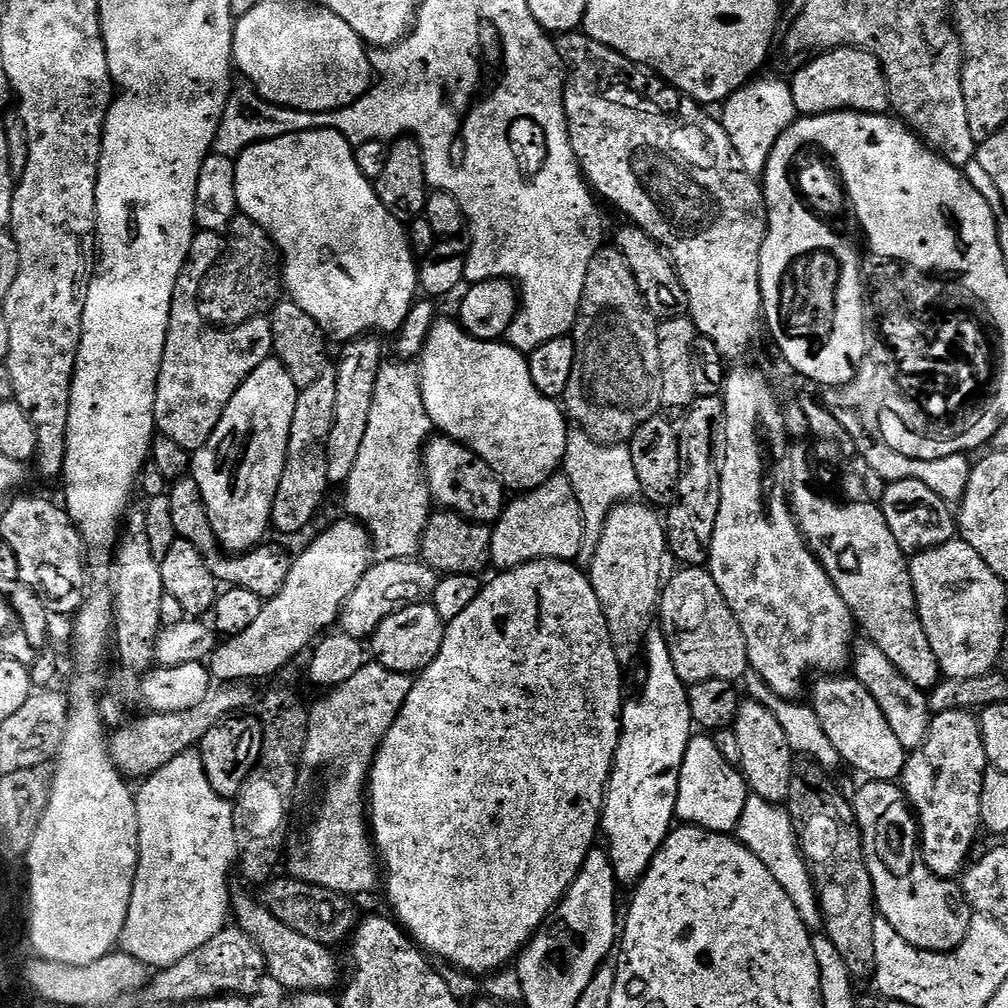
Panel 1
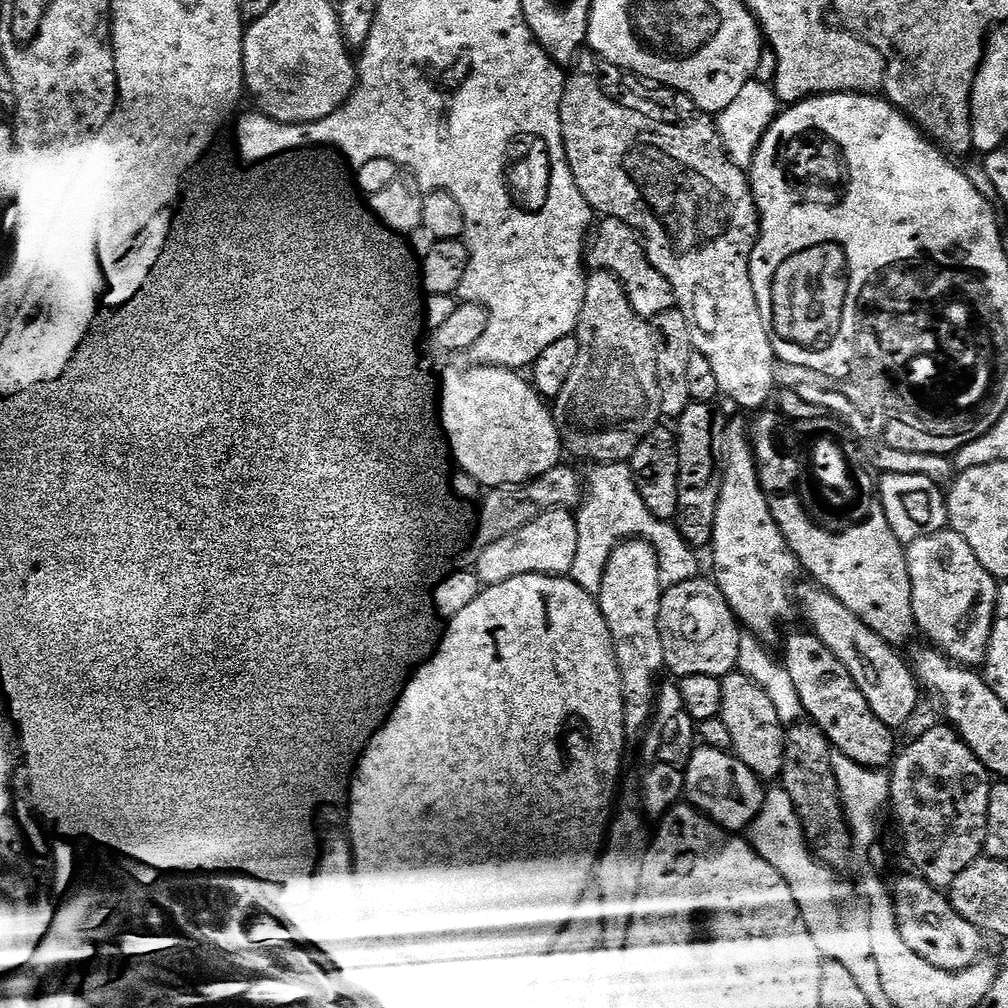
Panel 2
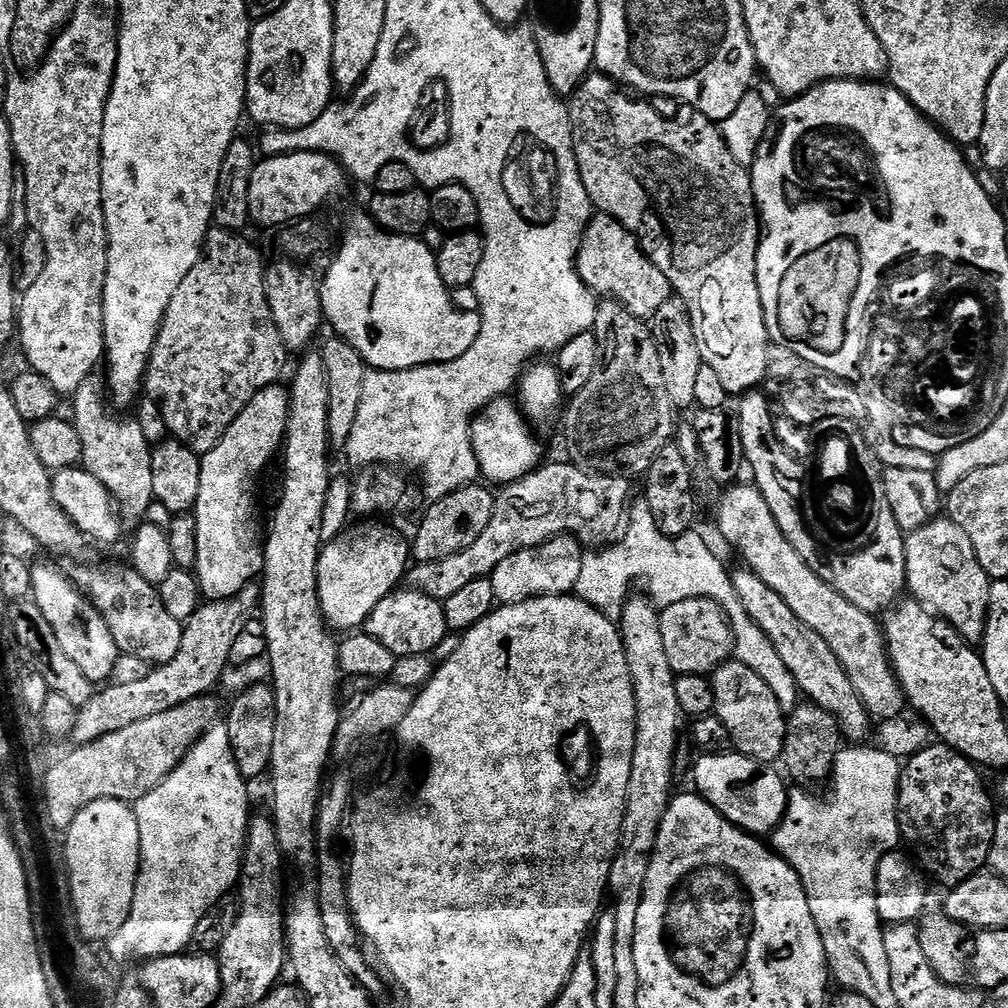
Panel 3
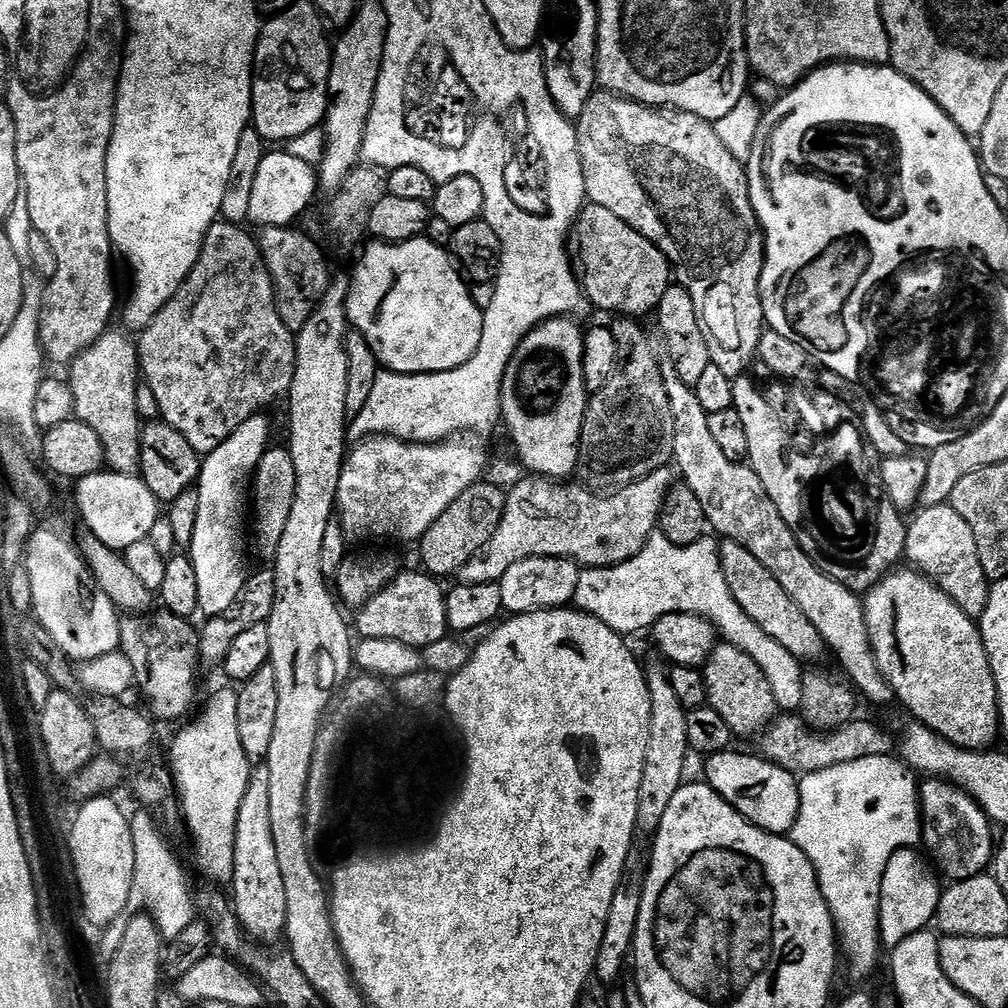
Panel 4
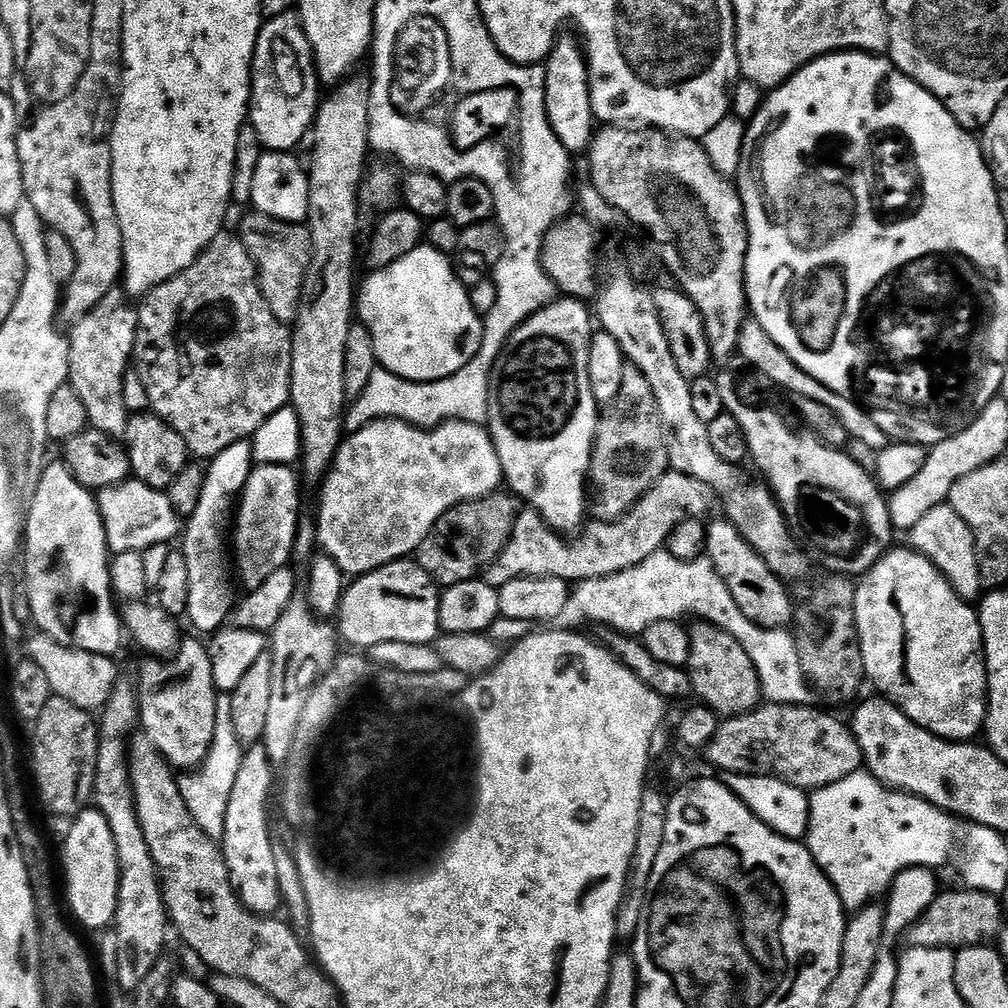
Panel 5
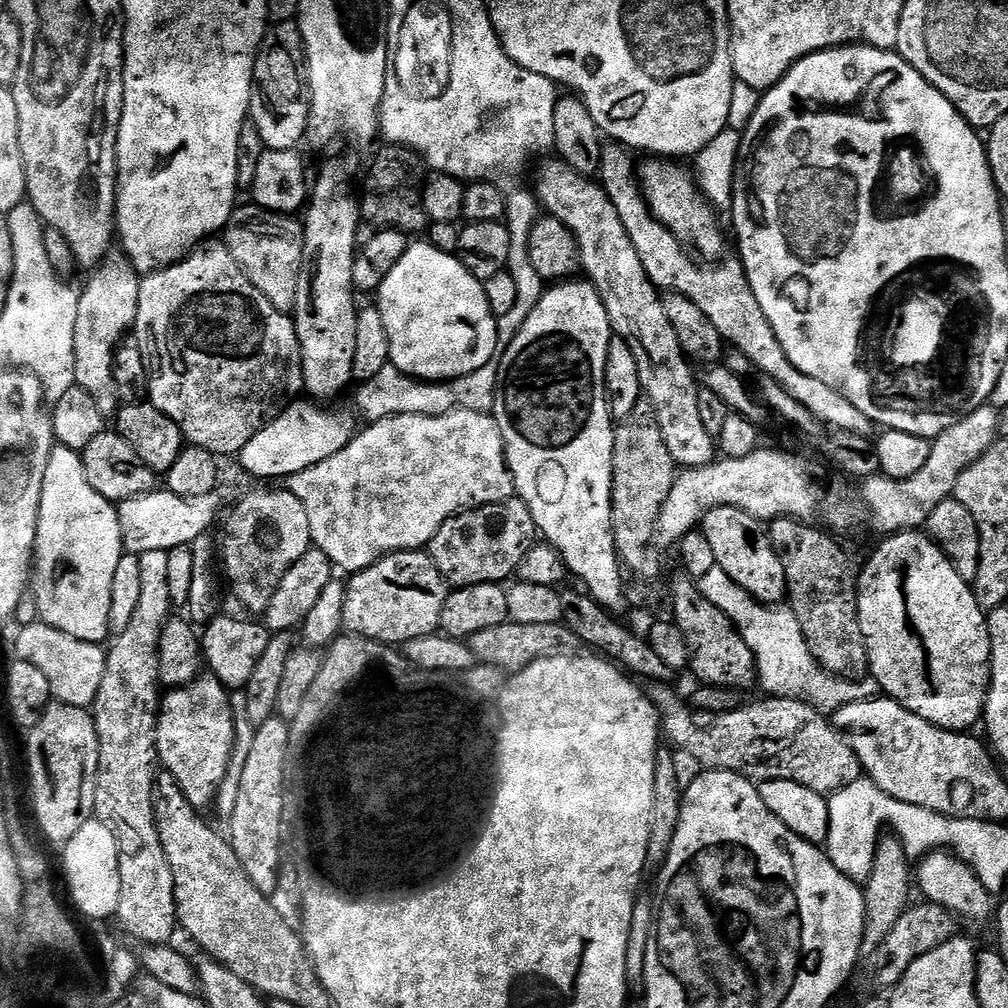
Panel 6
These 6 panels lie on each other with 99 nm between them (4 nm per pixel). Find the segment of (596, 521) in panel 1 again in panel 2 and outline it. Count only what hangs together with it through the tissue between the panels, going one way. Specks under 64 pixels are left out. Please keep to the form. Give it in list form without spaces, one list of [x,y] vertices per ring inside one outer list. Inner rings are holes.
[[[629,463],[595,467],[586,478],[586,486],[586,499],[579,505],[576,514],[578,554],[575,555],[570,573],[570,579],[575,584],[585,588],[587,592],[599,593],[613,550],[625,540],[631,539],[647,540],[656,545],[660,553],[660,582],[664,588],[673,588],[678,582],[695,580],[701,575],[700,564],[696,561],[697,553],[691,544],[684,541],[679,527],[671,521],[658,519],[646,506]]]

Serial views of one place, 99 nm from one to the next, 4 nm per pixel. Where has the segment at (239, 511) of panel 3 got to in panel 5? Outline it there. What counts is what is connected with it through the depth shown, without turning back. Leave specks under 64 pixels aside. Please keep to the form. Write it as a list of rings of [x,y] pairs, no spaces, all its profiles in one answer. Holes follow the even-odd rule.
[[[243,440],[234,442],[234,446],[226,446],[222,454],[211,457],[209,464],[212,465],[207,465],[204,473],[202,498],[198,498],[198,506],[194,514],[187,517],[186,527],[182,532],[182,562],[186,570],[190,570],[190,602],[186,620],[200,632],[215,634],[229,623],[234,611],[234,576],[230,571],[230,525],[234,520],[238,497],[243,492],[254,467],[251,443]]]

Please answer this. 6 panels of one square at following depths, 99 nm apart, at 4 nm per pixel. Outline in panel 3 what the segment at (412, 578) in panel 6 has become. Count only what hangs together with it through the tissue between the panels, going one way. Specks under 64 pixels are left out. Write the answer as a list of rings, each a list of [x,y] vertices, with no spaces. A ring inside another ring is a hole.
[[[397,590],[383,598],[382,602],[375,606],[373,613],[370,614],[362,628],[378,642],[382,642],[382,645],[392,651],[397,658],[435,653],[434,650],[443,642],[444,635],[449,635],[450,632],[444,617],[443,603],[418,590],[412,590],[412,592]]]

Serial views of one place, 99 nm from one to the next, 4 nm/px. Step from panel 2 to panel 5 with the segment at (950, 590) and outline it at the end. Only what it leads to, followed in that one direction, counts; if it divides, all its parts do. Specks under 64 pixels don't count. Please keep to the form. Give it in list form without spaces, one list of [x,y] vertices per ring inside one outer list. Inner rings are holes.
[[[947,503],[938,505],[918,526],[910,529],[911,547],[922,553],[949,582],[952,583],[956,593],[969,602],[976,602],[981,599],[982,585],[980,583],[980,567],[978,566],[978,554],[974,534],[966,522]]]

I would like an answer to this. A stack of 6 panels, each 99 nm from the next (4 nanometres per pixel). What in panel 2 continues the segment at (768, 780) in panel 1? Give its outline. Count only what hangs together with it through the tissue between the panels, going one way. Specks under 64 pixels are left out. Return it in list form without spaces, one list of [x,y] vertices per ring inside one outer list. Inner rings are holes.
[[[734,671],[722,679],[722,710],[720,720],[730,730],[732,752],[761,781],[776,782],[784,774],[784,738],[786,726],[778,718],[778,710],[770,703],[770,697],[754,678]]]

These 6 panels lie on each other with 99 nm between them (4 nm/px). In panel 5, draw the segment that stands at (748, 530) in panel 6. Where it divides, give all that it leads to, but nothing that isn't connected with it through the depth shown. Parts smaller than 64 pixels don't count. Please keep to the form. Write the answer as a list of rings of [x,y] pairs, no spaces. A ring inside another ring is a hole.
[[[726,518],[711,521],[708,524],[706,558],[718,570],[722,582],[734,594],[734,602],[746,618],[763,628],[784,628],[794,620],[794,599],[788,593],[789,585],[770,570],[764,559],[750,546],[750,542],[742,536],[739,530]]]

